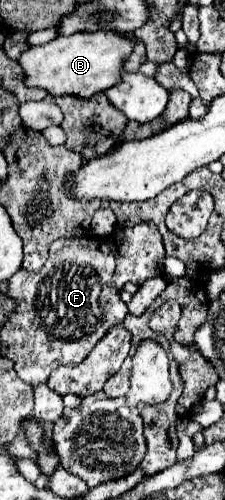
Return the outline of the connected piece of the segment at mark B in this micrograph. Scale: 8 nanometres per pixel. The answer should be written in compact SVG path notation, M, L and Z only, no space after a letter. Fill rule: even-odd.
M113 31L75 33L69 37L59 35L55 41L39 47L29 47L27 51L23 51L23 55L19 55L17 63L23 69L25 85L29 85L31 89L43 89L53 97L75 95L81 99L89 99L91 95L119 83L123 63L127 55L131 55L133 45L133 41Z

